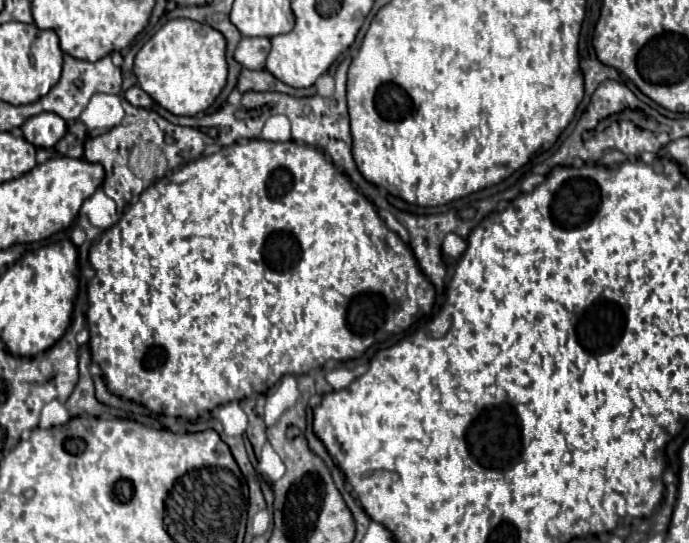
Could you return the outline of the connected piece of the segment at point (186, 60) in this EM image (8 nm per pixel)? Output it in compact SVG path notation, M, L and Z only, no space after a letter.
M176 18L166 22L136 54L134 74L140 88L152 96L156 104L178 116L196 116L204 112L226 86L228 64L224 58L226 40L210 26Z

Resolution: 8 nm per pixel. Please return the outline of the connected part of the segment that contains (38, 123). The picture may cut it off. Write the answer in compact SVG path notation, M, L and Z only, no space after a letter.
M50 112L38 114L22 124L22 134L36 148L52 148L66 134L66 122Z

